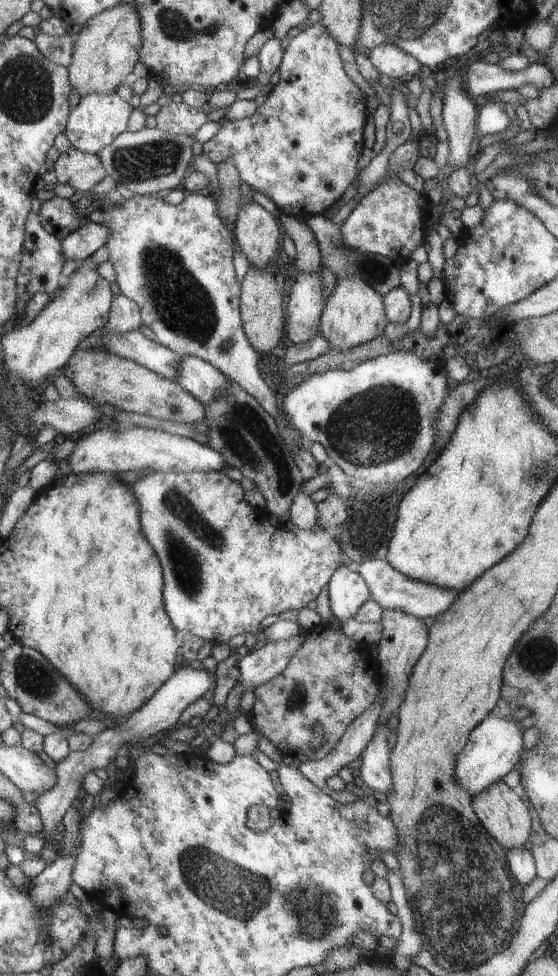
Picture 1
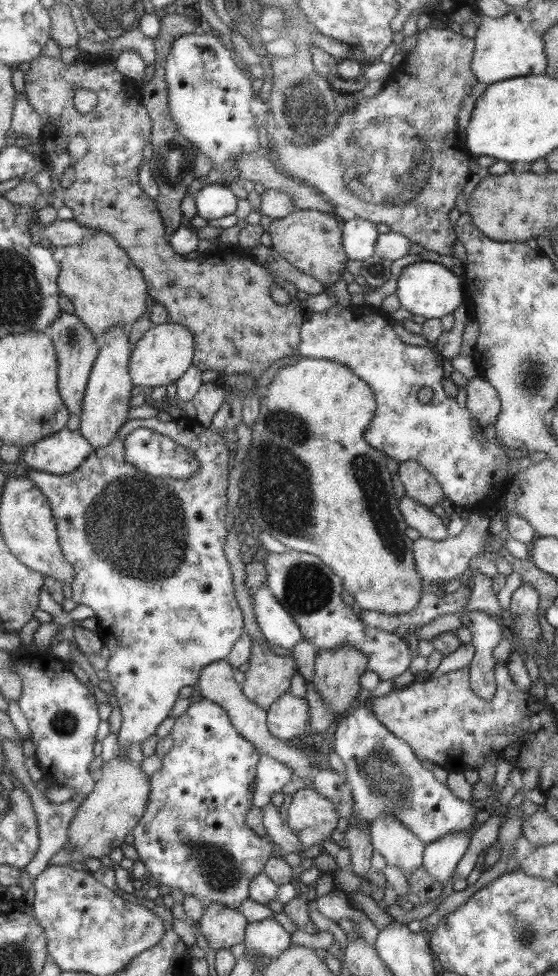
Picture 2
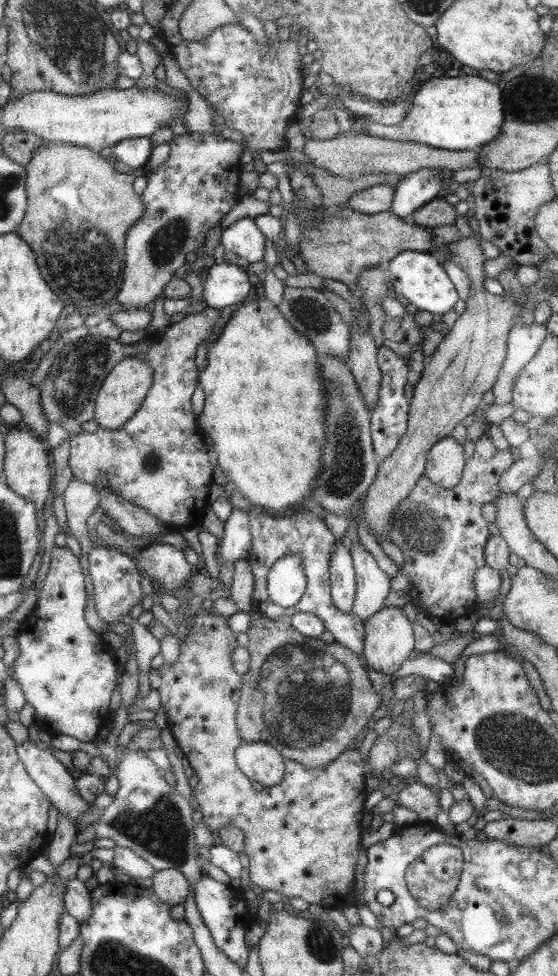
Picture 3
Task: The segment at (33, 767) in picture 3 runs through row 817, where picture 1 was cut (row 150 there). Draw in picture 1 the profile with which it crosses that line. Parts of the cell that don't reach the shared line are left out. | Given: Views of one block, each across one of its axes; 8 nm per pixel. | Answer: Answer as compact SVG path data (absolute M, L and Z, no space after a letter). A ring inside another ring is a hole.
M74 147L60 153L52 169L56 173L56 185L70 185L82 192L93 188L107 175L96 153L82 152Z

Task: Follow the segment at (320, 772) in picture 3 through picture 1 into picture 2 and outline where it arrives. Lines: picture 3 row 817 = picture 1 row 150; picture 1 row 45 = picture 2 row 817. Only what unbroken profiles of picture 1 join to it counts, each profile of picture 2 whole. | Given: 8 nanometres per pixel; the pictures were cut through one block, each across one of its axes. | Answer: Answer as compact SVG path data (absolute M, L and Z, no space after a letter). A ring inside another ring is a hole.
M310 787L292 794L287 823L300 839L303 850L312 846L323 847L326 839L332 840L332 830L338 824L338 812L330 799L317 794Z

